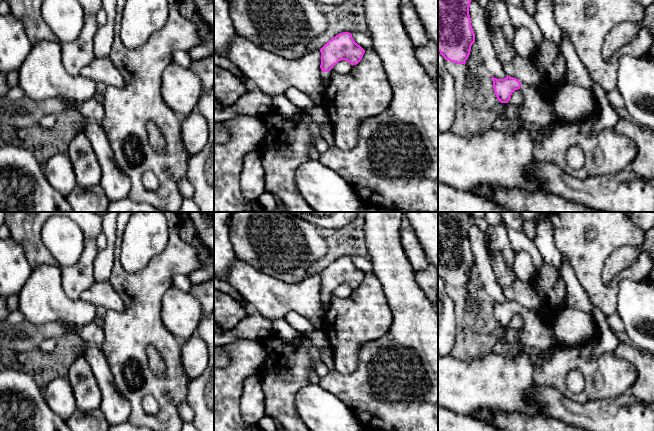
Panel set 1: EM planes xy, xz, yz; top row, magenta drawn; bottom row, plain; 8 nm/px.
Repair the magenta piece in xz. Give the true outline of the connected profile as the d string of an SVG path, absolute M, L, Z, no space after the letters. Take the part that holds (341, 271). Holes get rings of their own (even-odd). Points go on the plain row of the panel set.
M343 256L329 264L321 273L322 304L330 304L329 295L341 284L349 286L352 290L358 288L365 274L358 269L352 258Z

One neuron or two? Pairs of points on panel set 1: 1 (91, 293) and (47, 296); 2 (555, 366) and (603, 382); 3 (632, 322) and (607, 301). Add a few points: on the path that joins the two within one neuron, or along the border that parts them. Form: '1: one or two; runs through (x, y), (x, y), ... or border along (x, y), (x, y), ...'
1: two; border along (80, 298), (93, 303), (99, 308)
2: one; runs through (567, 364), (585, 364), (591, 370)
3: two; border along (616, 286), (617, 312)

